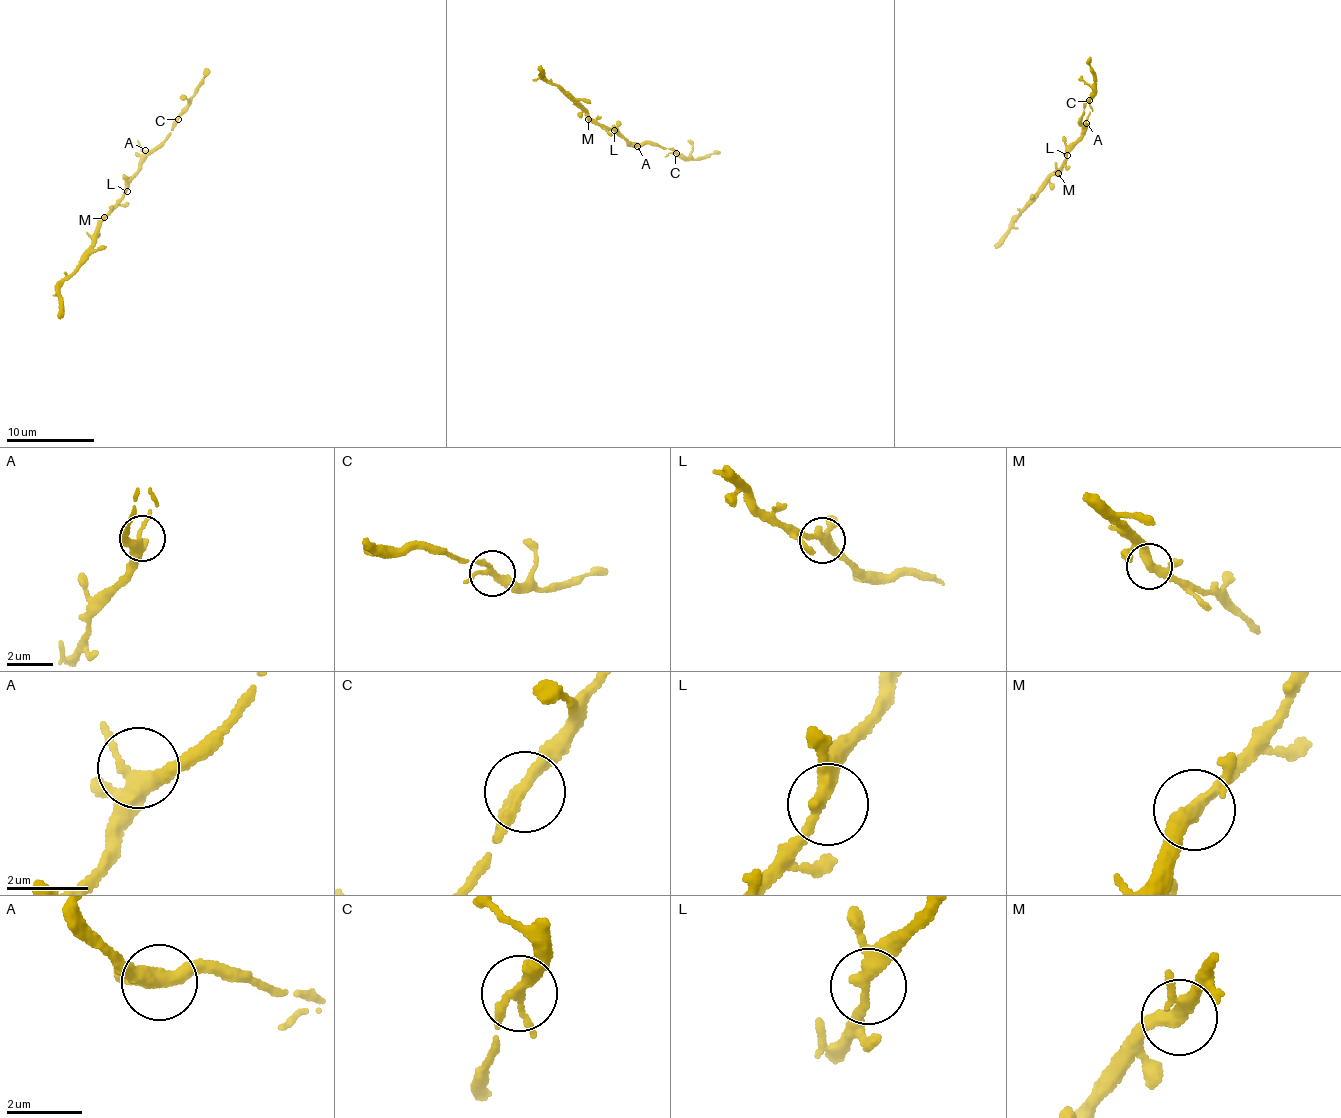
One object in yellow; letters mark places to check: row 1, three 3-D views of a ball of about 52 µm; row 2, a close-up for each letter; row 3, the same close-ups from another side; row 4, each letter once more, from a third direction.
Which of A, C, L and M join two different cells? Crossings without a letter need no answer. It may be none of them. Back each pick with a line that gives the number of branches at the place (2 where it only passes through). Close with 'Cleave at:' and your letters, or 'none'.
Cleave at: none

